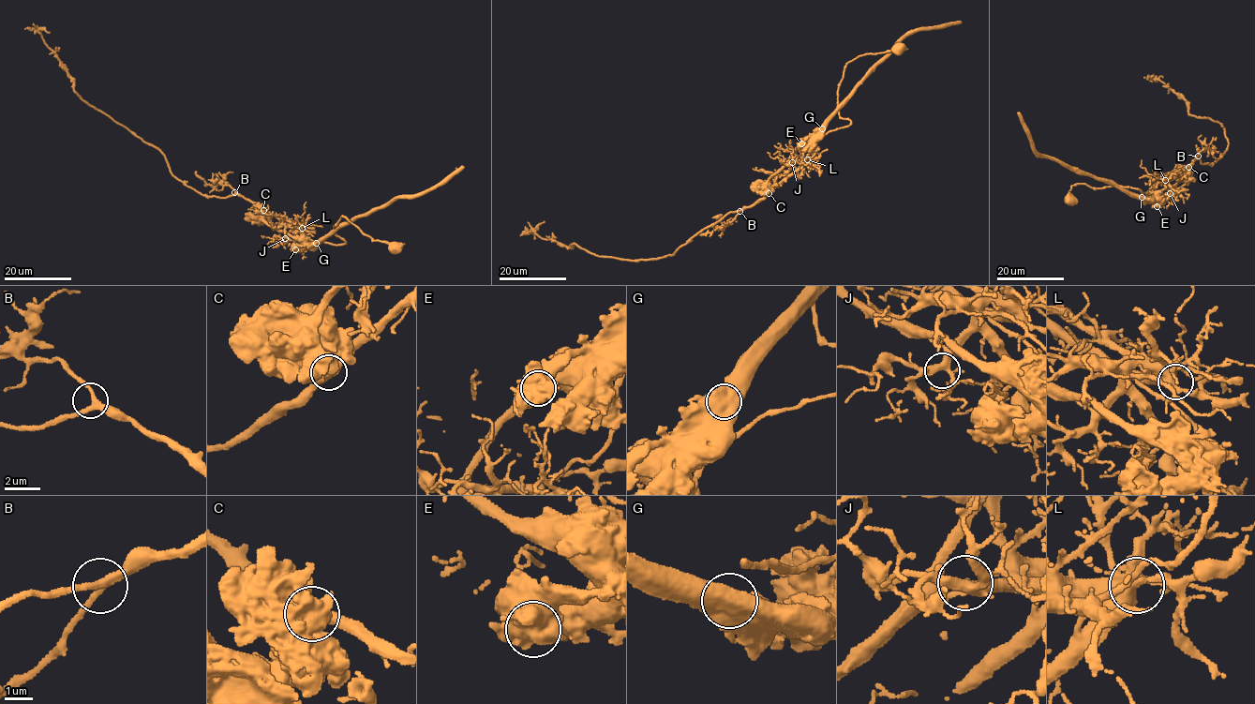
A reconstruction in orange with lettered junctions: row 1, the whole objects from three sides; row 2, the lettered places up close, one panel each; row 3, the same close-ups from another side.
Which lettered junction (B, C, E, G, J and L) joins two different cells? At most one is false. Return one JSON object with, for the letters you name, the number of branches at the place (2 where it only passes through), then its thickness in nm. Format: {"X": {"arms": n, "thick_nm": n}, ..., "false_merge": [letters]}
{"C": {"arms": 3, "thick_nm": 550}, "false_merge": ["C"]}

